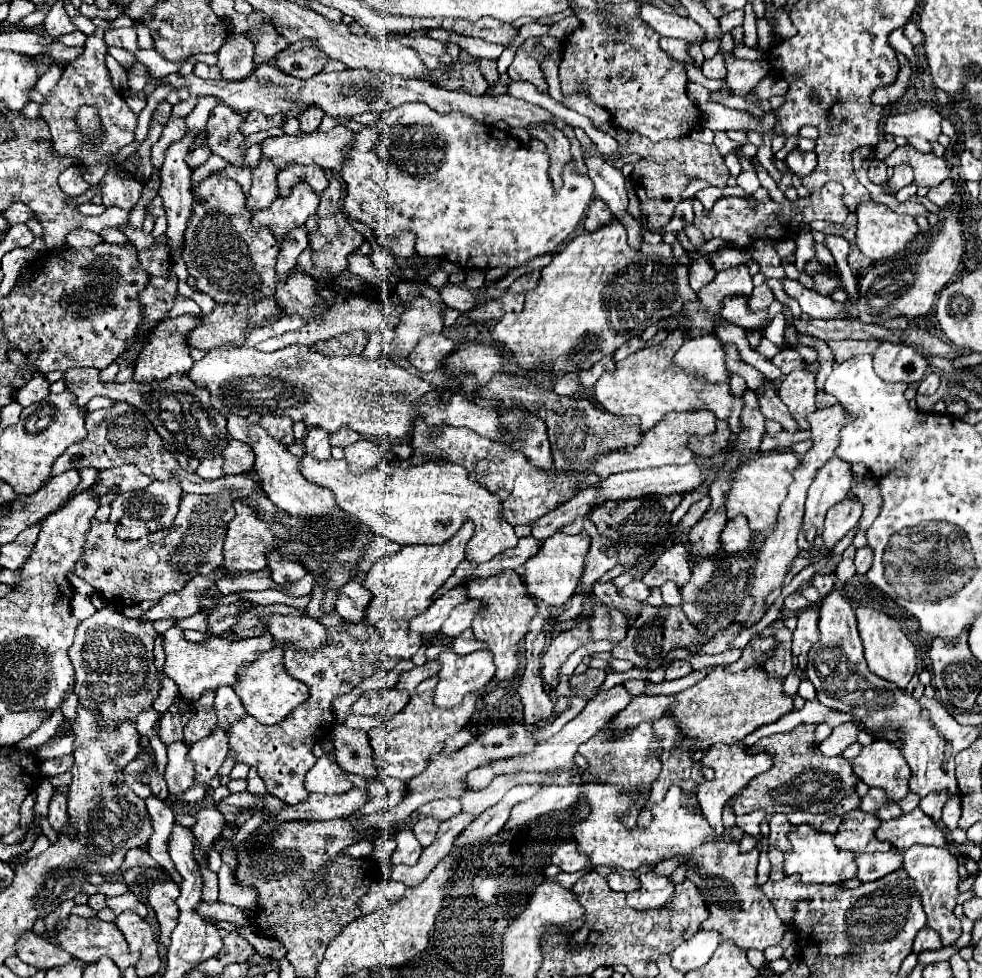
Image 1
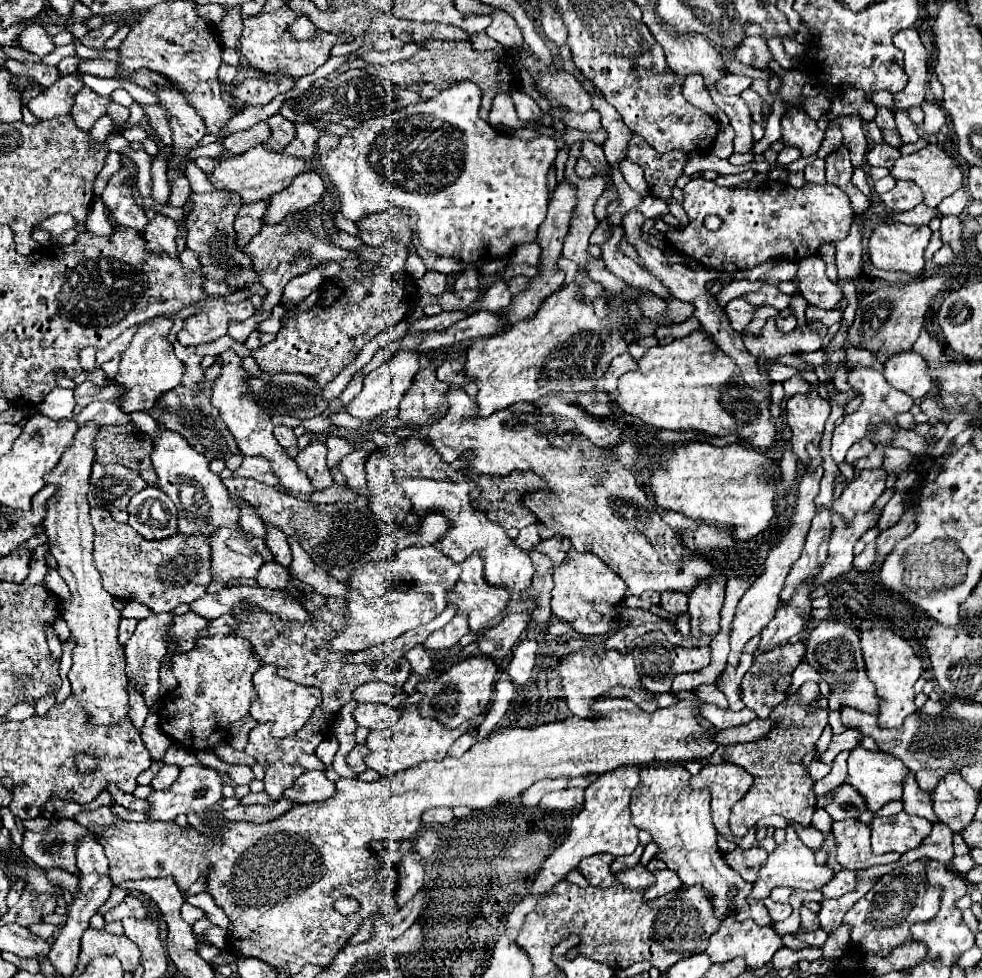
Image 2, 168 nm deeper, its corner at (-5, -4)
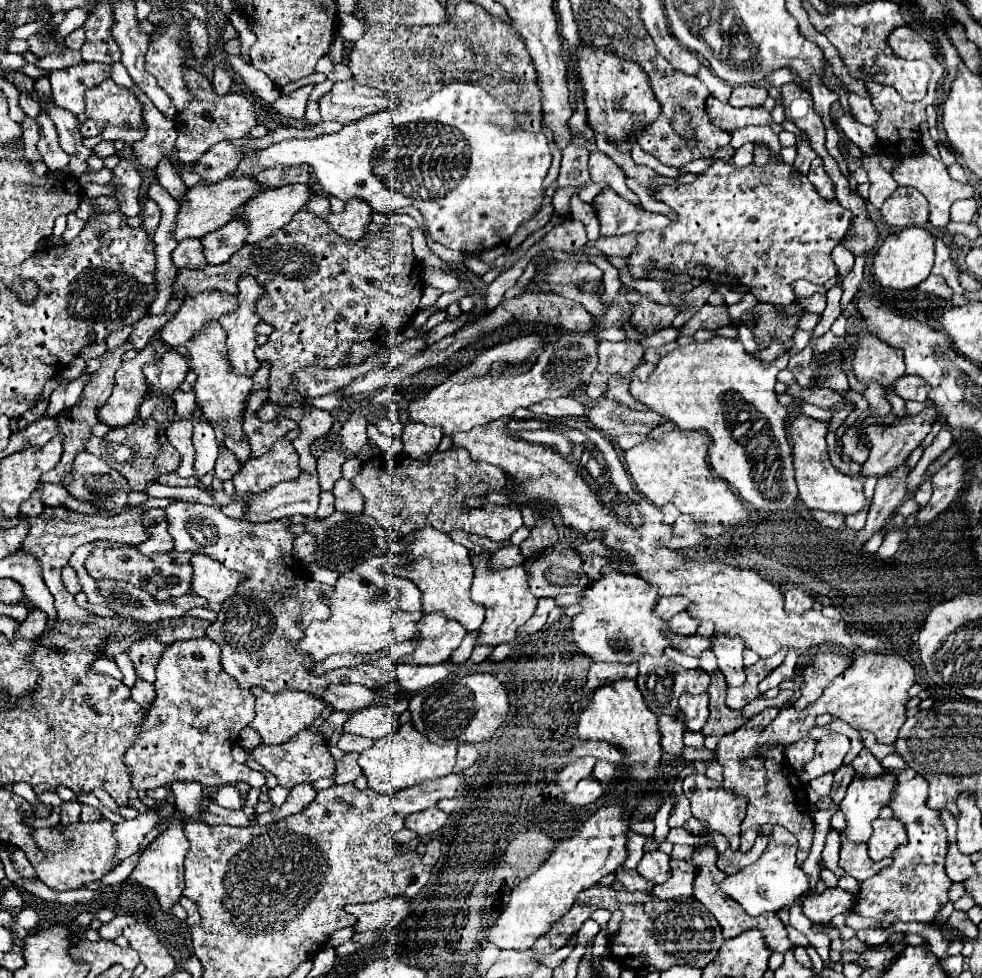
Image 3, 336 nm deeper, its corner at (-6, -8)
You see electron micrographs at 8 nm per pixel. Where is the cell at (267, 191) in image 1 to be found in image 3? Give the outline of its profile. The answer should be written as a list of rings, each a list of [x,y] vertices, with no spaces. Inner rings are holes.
[[[242,220],[228,222],[226,226],[210,232],[210,234],[204,234],[200,242],[204,246],[206,262],[208,264],[228,262],[230,256],[246,244],[246,234],[248,234],[248,226]]]

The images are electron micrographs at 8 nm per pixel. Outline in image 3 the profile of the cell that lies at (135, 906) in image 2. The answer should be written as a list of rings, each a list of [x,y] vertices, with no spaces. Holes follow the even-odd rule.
[[[118,914],[118,916],[114,916],[110,922],[106,922],[106,924],[102,924],[100,926],[100,936],[104,938],[104,940],[114,940],[114,938],[118,938],[120,934],[122,934],[122,930],[126,928],[126,926],[130,926],[130,924],[134,924],[136,920],[132,918],[132,916],[124,916],[124,914]]]

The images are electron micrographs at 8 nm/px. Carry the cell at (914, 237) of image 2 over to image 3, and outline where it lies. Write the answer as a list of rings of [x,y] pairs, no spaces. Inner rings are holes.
[[[906,228],[884,238],[882,246],[874,256],[874,276],[876,280],[894,290],[906,290],[918,286],[928,278],[934,264],[934,236],[926,228]]]

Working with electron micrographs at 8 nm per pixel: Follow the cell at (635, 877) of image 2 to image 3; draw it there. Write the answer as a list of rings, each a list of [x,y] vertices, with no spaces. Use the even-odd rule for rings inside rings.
[[[654,850],[654,852],[646,852],[642,856],[636,870],[638,870],[638,874],[642,874],[642,878],[646,878],[654,884],[662,884],[662,882],[666,882],[668,872],[670,872],[668,862],[670,862],[668,854],[660,852],[660,850]]]

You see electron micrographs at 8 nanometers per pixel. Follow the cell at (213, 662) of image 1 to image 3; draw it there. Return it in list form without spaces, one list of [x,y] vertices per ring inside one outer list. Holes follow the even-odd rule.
[[[194,638],[184,642],[174,642],[166,648],[162,660],[156,666],[156,700],[144,714],[144,724],[140,730],[140,740],[126,750],[126,764],[132,772],[134,788],[158,788],[170,786],[172,782],[200,782],[208,788],[220,788],[226,784],[246,782],[254,788],[264,786],[264,774],[248,768],[246,764],[234,762],[230,750],[236,742],[240,730],[248,726],[254,718],[254,694],[250,688],[240,688],[240,684],[222,670],[220,646],[210,638]]]

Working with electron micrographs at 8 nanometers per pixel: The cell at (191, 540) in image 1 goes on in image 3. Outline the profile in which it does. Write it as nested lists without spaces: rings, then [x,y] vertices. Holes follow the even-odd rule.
[[[120,546],[120,548],[94,548],[92,554],[86,558],[84,566],[88,574],[96,580],[114,580],[114,582],[130,582],[132,586],[138,586],[146,590],[150,596],[154,596],[158,602],[180,598],[190,594],[190,578],[192,578],[192,566],[190,566],[192,552],[158,552],[158,554],[142,554],[136,546]]]

